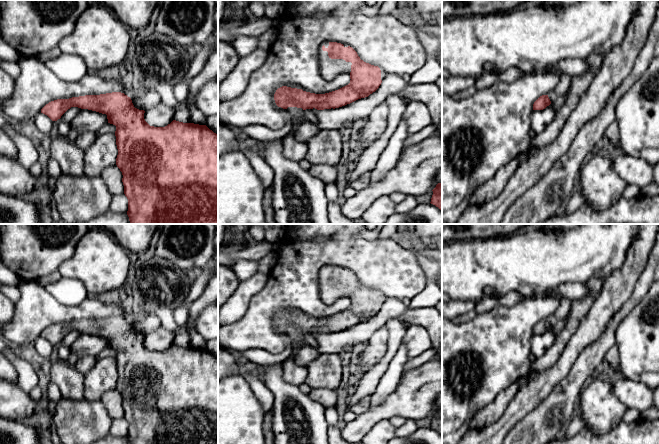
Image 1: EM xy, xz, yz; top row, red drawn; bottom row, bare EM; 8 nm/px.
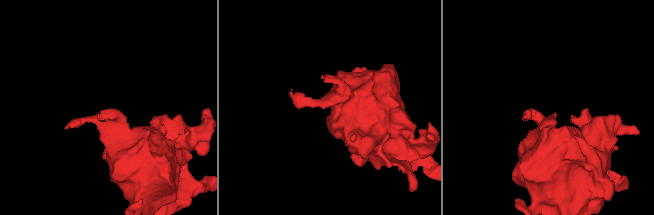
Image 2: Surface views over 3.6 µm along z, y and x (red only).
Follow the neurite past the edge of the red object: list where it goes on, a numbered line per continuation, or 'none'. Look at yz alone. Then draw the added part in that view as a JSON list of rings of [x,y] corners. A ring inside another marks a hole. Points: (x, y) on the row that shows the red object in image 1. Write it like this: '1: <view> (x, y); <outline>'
1: yz (563, 86); [[[560,73],[560,80],[558,84],[552,91],[548,93],[548,97],[551,103],[569,92],[570,83],[571,83],[571,77],[565,73]]]

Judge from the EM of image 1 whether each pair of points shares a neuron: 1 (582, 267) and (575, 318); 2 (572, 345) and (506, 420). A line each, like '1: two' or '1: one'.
1: two
2: one

